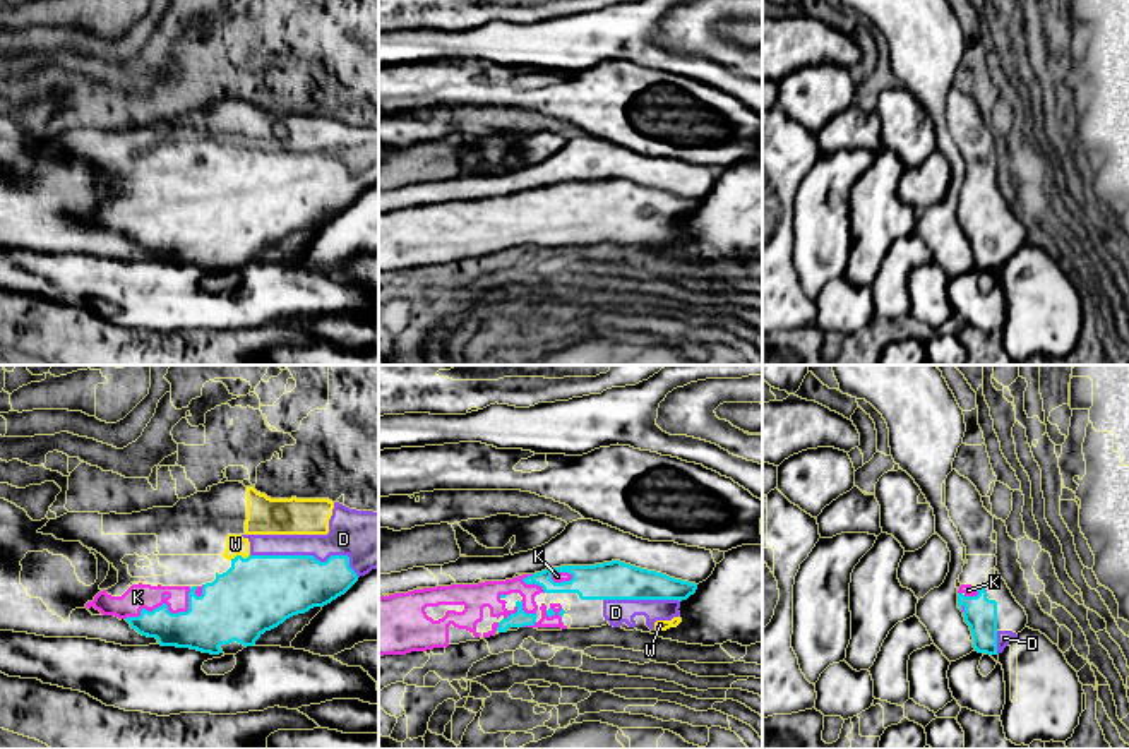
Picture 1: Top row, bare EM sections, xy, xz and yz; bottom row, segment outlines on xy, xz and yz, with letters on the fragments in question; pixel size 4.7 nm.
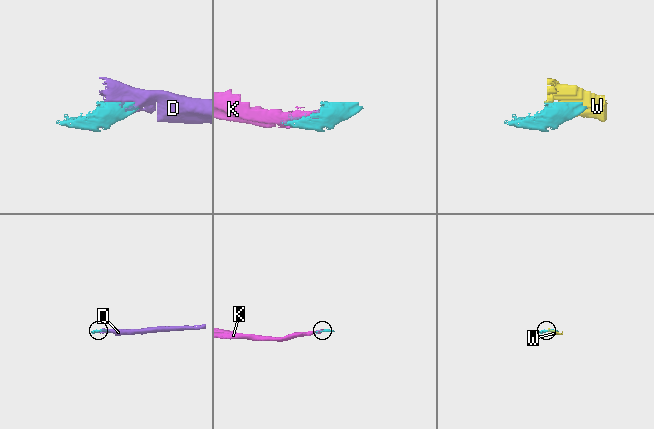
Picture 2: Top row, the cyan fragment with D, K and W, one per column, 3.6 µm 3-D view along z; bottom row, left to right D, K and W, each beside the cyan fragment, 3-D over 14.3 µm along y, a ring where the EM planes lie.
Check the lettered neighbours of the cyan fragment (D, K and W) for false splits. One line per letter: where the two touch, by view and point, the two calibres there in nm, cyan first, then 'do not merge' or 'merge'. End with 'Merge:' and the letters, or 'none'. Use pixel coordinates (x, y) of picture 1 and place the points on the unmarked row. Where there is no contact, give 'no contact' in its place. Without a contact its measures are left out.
D: contact xy (309, 172); calibres 320 and 220 nm; merge
K: contact xy (167, 221); calibres 260 and 120 nm; merge
W: contact xy (238, 172); calibres 360 and 100 nm; merge
Merge: D, K, W

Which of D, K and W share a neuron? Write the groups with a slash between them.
D K W

